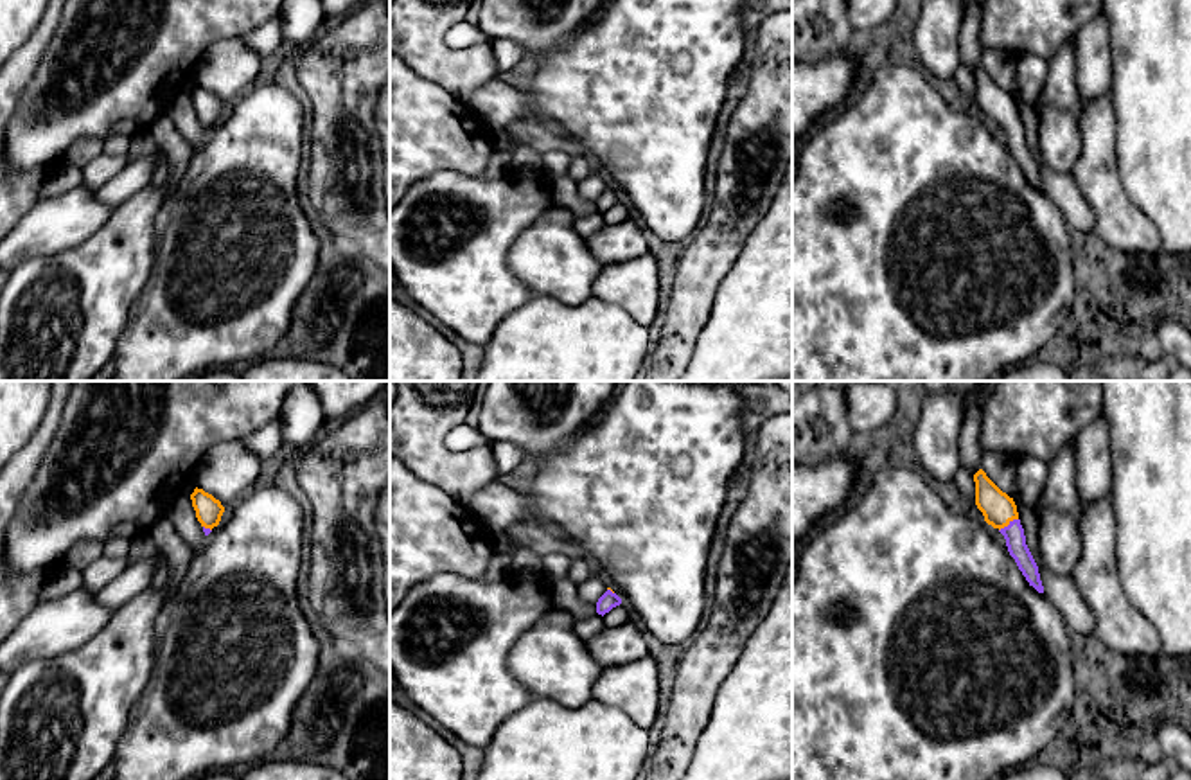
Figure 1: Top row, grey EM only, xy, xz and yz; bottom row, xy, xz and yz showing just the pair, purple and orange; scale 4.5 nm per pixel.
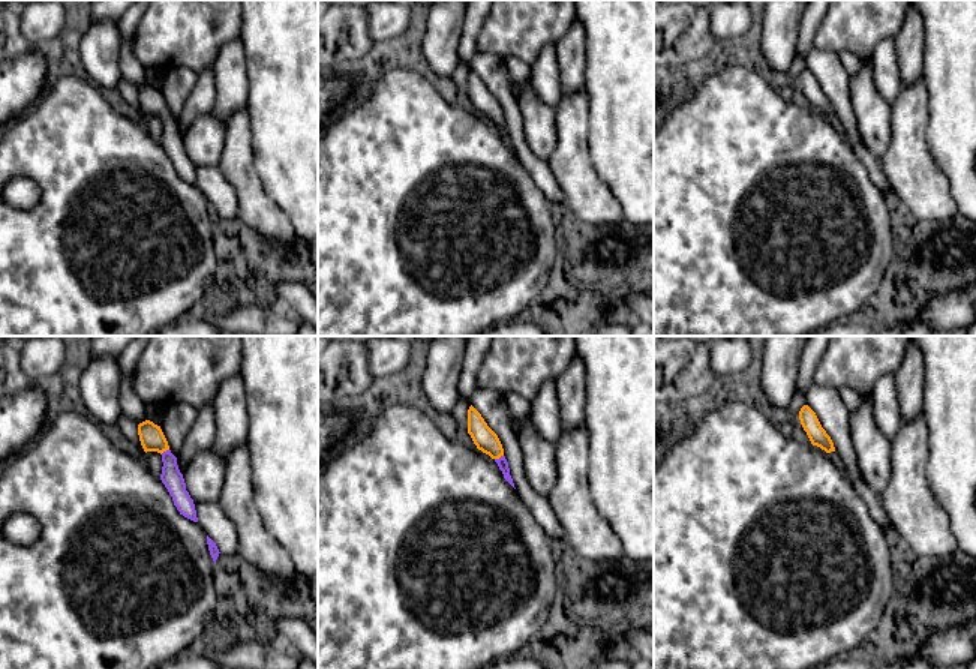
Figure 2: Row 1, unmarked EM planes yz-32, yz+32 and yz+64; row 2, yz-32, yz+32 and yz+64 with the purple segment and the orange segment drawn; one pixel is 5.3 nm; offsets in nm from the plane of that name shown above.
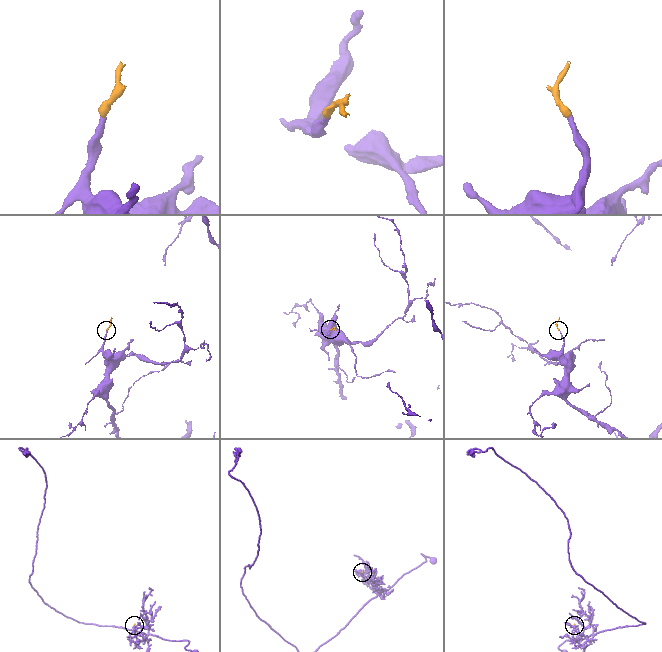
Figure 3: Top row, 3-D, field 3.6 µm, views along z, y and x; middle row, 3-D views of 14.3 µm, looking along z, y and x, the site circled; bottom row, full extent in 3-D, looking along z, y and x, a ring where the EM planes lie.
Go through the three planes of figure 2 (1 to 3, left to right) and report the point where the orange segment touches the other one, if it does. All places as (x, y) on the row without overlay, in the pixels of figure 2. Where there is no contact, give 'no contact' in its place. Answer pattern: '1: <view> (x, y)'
1: yz-32 (164, 116)
2: yz+32 (499, 122)
3: no contact

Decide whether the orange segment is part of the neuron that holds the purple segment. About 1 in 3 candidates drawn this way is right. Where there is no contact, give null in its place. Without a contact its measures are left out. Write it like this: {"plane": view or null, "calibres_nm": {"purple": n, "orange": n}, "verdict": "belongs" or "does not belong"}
{"plane": "yz", "calibres_nm": {"purple": 90, "orange": 150}, "verdict": "belongs"}

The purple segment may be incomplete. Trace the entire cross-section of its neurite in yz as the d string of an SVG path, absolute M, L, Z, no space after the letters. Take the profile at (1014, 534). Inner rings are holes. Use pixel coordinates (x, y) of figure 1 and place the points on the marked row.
M983 469L974 474L974 482L975 505L983 512L984 521L1004 536L1008 552L1015 559L1029 586L1033 586L1038 593L1044 593L1038 566L1026 545L1024 528L1013 498L1002 492Z

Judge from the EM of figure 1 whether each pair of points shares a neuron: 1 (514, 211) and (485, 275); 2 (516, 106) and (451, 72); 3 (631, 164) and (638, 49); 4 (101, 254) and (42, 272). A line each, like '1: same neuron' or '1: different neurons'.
1: same neuron
2: different neurons
3: same neuron
4: same neuron

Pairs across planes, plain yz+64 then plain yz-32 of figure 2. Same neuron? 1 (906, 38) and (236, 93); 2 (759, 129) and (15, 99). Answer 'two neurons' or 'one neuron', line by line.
1: one neuron
2: two neurons

